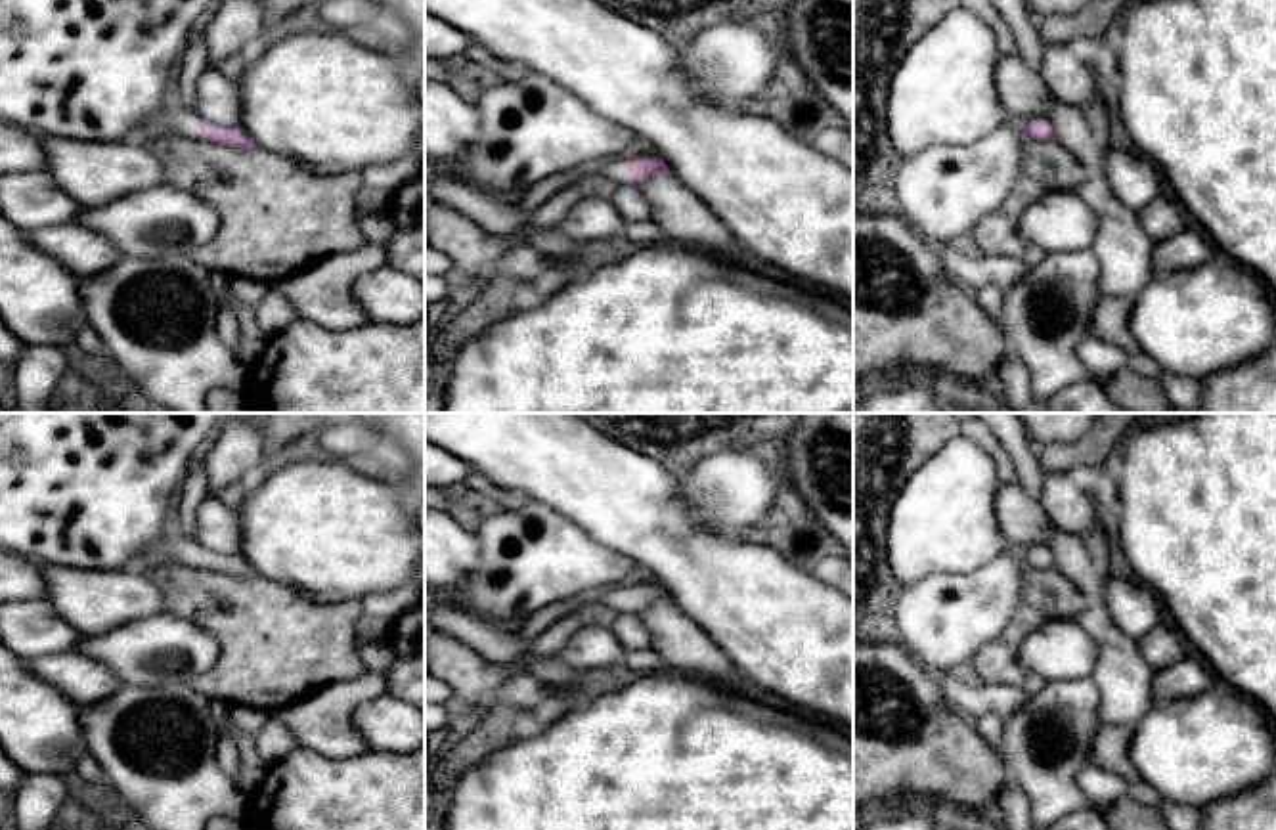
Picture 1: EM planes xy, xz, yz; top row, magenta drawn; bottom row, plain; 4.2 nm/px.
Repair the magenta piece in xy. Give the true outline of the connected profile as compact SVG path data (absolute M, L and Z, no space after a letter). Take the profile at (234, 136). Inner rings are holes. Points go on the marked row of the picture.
M168 105L147 119L153 132L174 130L191 140L212 142L230 147L254 147L253 138L241 126L224 126L205 120L195 109Z

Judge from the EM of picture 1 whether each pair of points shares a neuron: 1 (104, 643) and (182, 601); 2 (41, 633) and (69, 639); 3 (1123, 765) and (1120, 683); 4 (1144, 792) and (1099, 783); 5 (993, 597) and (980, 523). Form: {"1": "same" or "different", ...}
{"1": "different", "2": "same", "3": "different", "4": "same", "5": "different"}

